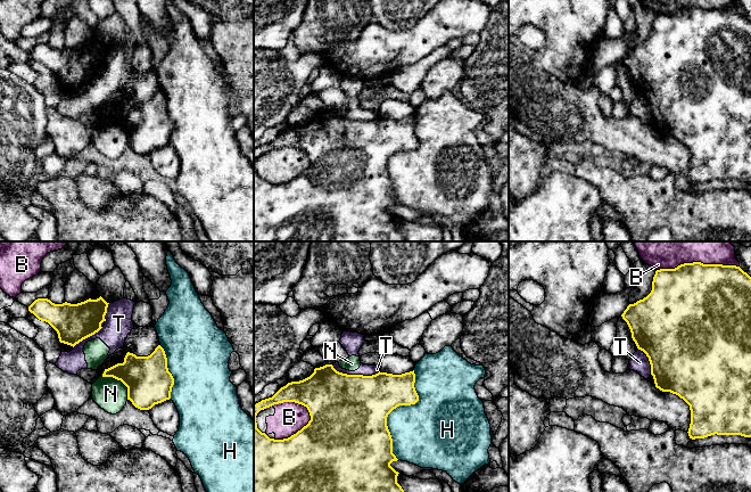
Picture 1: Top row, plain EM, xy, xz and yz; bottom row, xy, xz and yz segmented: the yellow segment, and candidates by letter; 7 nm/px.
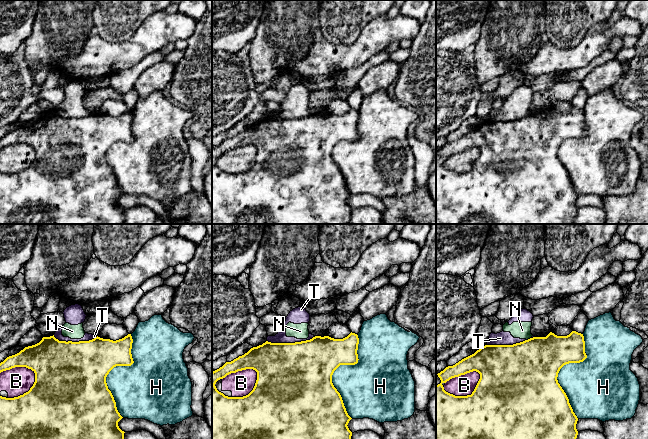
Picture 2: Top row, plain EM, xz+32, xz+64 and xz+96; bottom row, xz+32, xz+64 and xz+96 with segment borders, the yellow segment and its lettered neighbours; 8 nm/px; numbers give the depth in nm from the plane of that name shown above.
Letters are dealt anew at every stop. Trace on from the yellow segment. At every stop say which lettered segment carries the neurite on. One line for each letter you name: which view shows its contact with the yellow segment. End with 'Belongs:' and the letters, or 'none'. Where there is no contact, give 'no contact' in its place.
Belongs: none

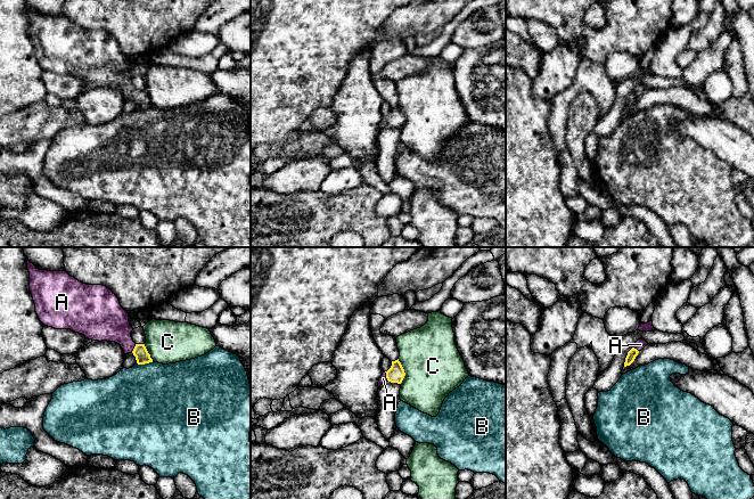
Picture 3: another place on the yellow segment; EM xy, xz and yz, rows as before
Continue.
A: xz
Belongs: A

